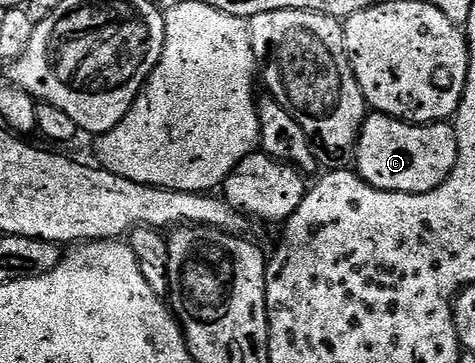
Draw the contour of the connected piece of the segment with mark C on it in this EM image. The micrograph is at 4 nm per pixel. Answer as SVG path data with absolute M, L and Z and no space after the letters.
M372 114L360 128L354 153L354 171L372 188L413 196L442 186L454 170L457 158L456 129L451 123L409 124L407 120Z

